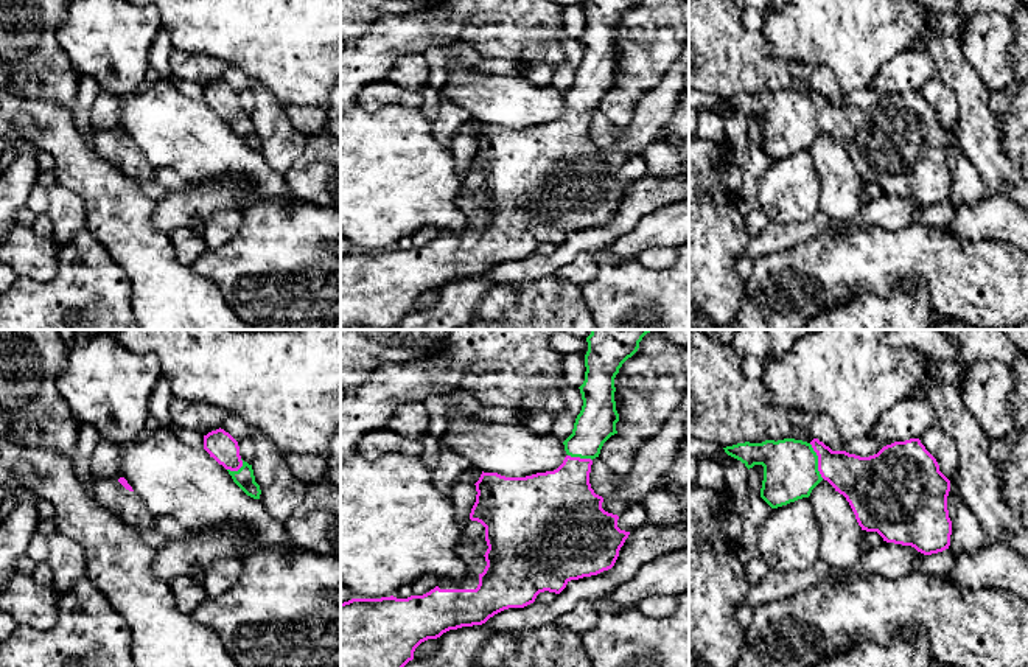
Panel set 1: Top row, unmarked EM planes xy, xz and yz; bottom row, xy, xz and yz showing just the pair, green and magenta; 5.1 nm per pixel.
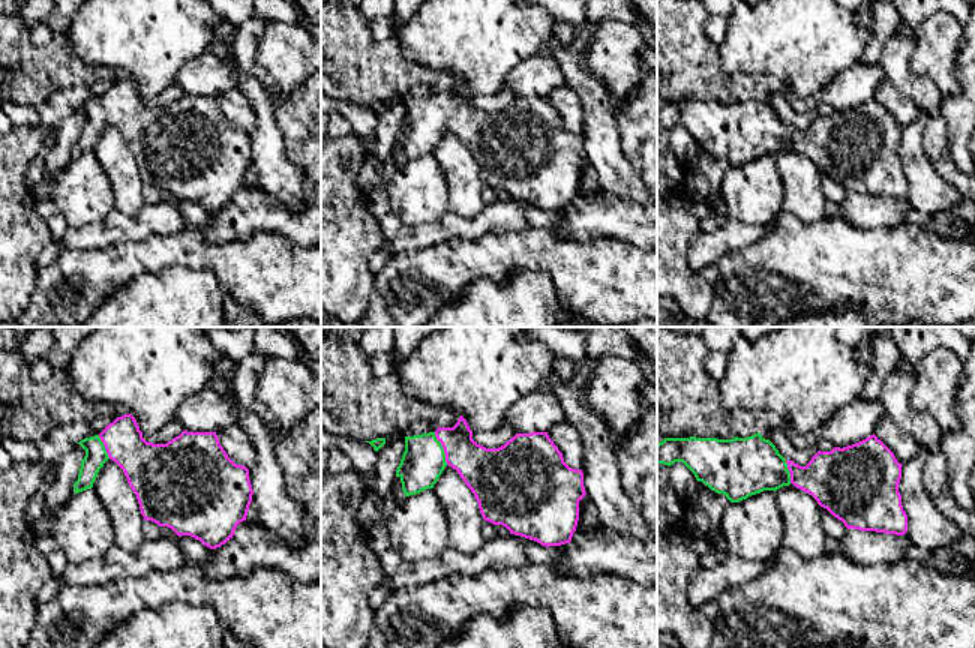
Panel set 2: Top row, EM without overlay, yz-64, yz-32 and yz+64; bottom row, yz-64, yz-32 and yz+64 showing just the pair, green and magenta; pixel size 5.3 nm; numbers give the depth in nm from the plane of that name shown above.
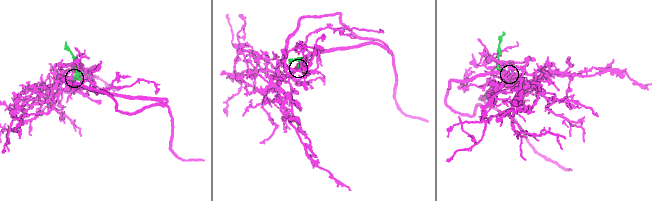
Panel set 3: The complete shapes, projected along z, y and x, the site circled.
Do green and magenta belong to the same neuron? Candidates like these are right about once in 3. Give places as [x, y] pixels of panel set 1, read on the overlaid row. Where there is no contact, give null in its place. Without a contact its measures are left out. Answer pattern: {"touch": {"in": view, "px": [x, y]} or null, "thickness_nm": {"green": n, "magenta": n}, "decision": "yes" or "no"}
{"touch": {"in": "yz", "px": [817, 460]}, "thickness_nm": {"green": 280, "magenta": 240}, "decision": "yes"}

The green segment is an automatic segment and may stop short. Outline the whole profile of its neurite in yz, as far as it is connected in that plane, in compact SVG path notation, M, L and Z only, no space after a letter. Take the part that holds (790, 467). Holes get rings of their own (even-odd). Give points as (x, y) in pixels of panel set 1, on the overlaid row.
M795 438L745 442L723 449L748 470L754 465L764 466L761 498L771 508L809 498L824 479L846 498L862 530L877 532L883 541L911 546L924 555L942 552L950 546L950 480L939 471L936 459L919 438L894 442L869 457L832 451L818 438L810 443Z

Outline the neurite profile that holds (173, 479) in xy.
M170 426L118 446L118 474L128 480L148 505L152 516L173 516L185 530L205 533L227 527L243 527L252 535L252 544L235 555L241 560L252 554L280 549L292 552L285 524L271 518L260 499L247 496L205 449L185 446Z

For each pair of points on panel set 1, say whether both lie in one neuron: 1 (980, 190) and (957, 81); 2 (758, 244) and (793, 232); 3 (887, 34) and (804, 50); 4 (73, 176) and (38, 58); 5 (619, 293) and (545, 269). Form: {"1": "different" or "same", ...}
{"1": "different", "2": "same", "3": "same", "4": "different", "5": "different"}

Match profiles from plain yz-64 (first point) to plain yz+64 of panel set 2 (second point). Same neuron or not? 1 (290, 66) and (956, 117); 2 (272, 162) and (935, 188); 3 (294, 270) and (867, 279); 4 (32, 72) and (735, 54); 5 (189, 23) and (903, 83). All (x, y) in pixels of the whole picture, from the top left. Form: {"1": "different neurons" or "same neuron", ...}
{"1": "different neurons", "2": "different neurons", "3": "same neuron", "4": "different neurons", "5": "different neurons"}

